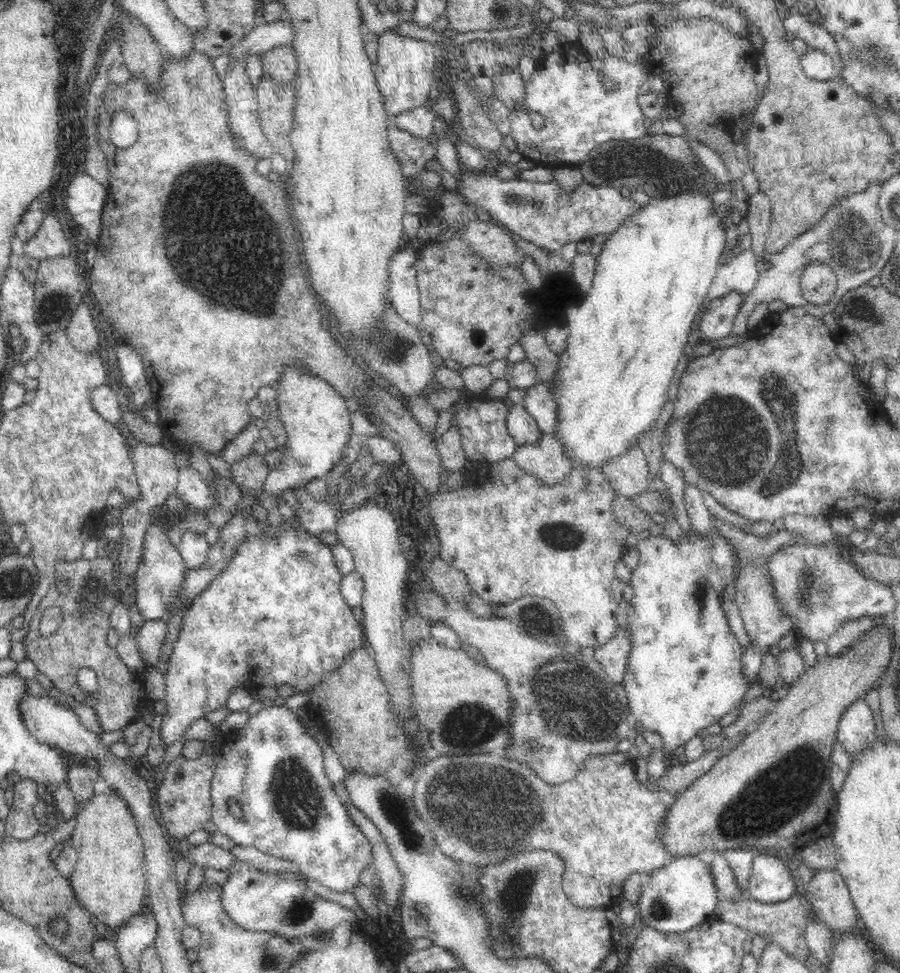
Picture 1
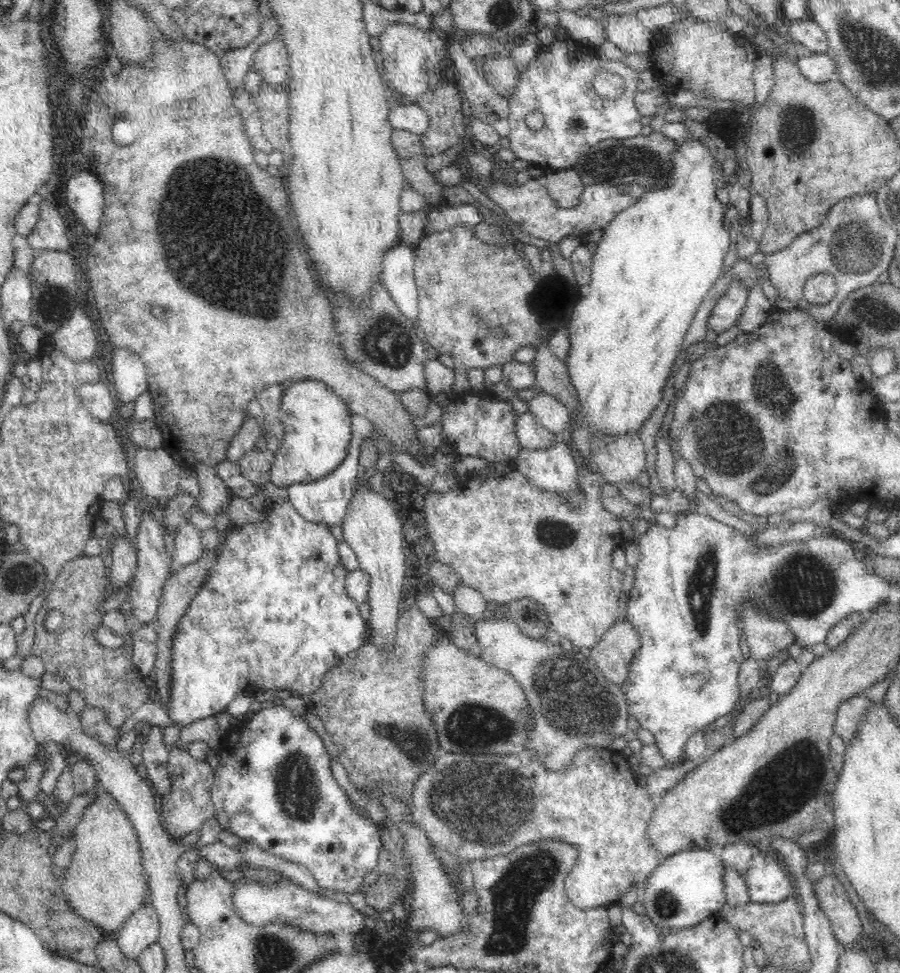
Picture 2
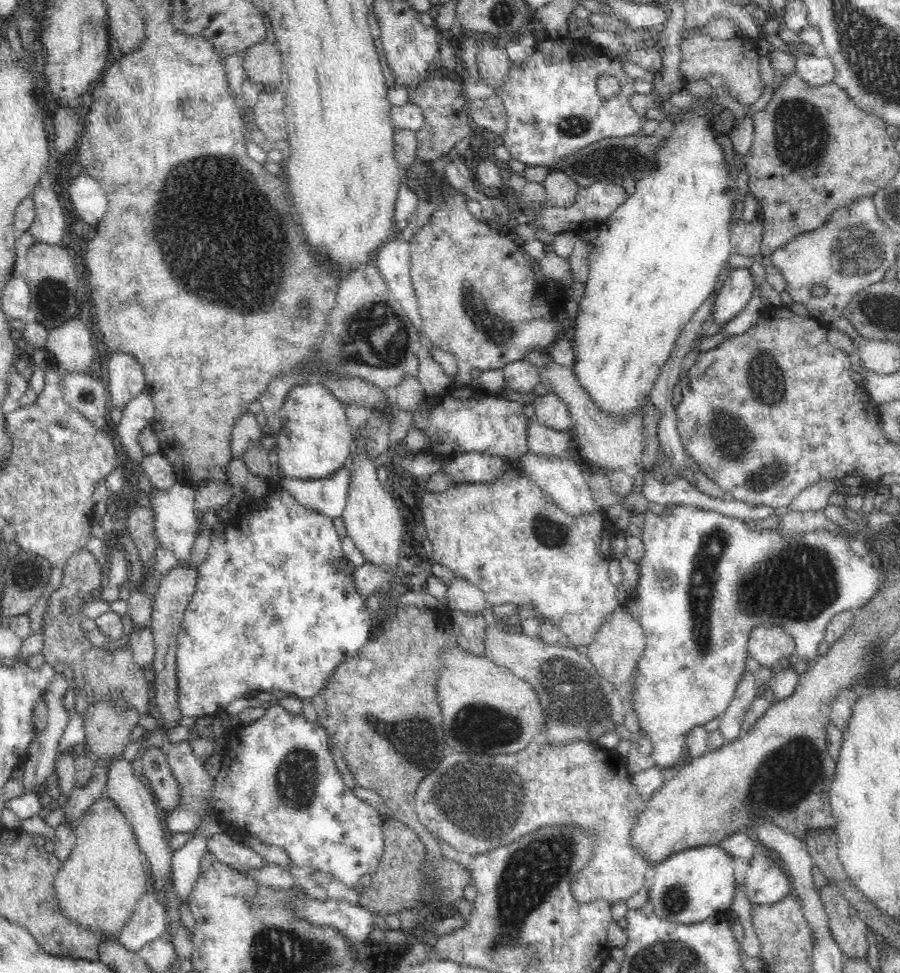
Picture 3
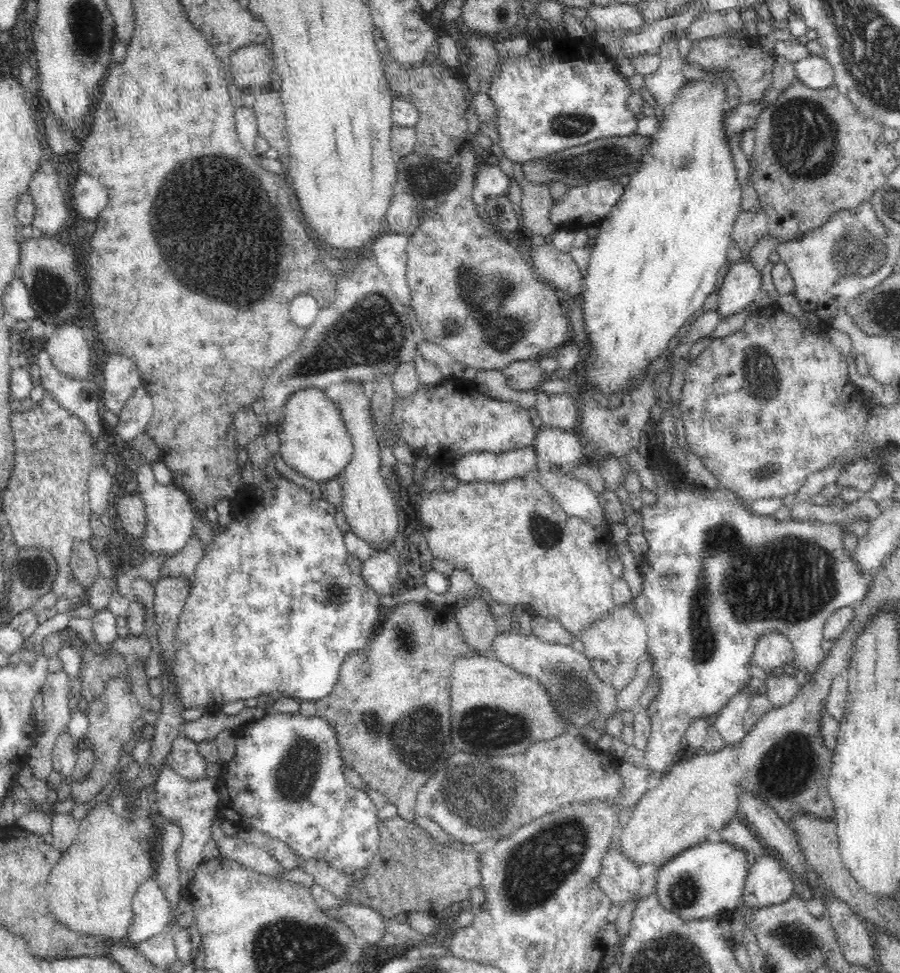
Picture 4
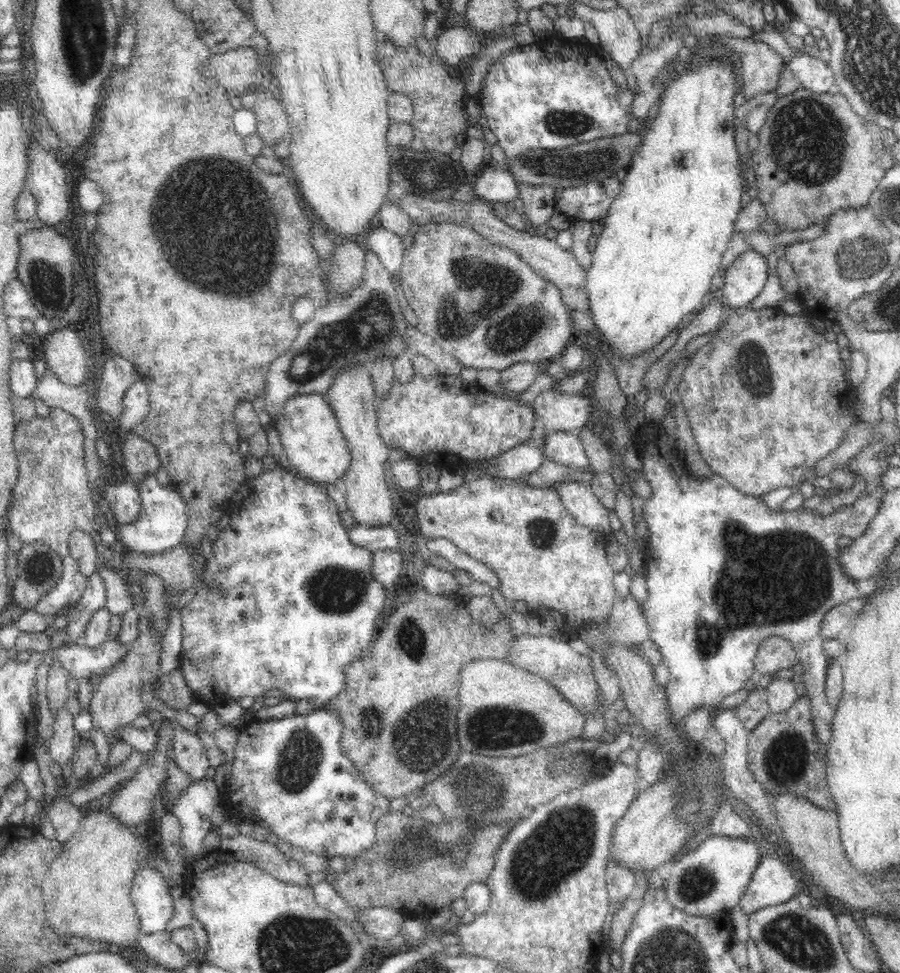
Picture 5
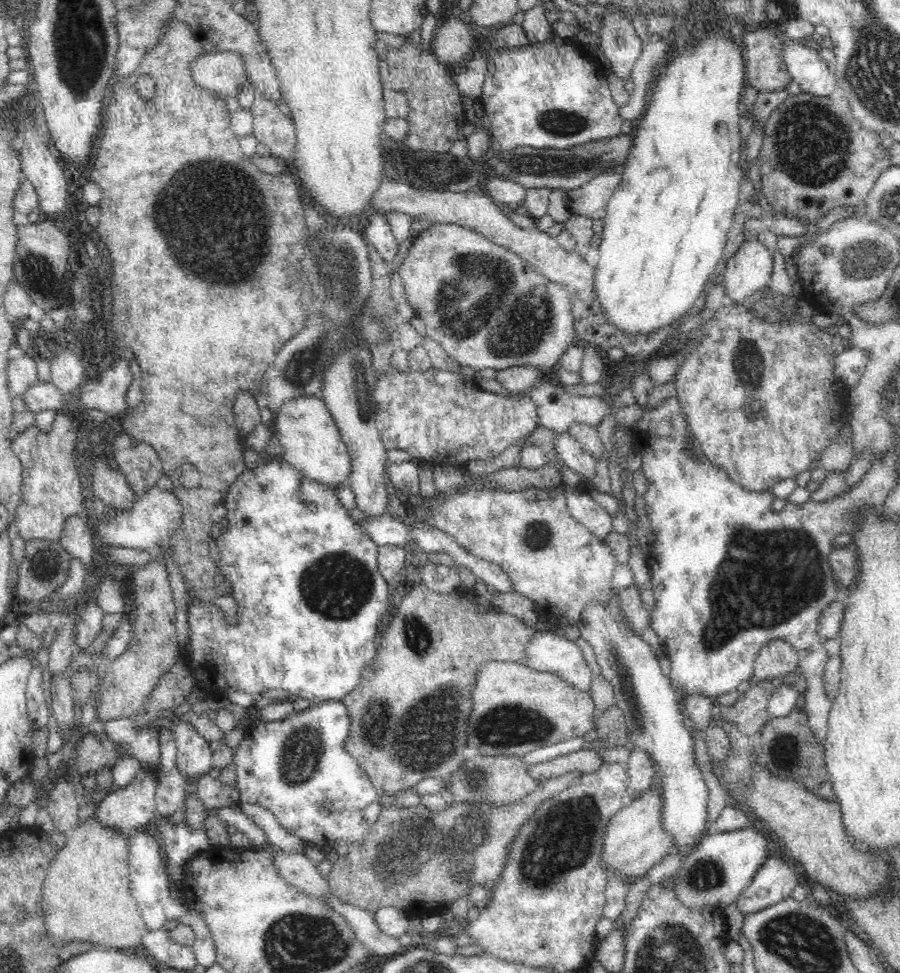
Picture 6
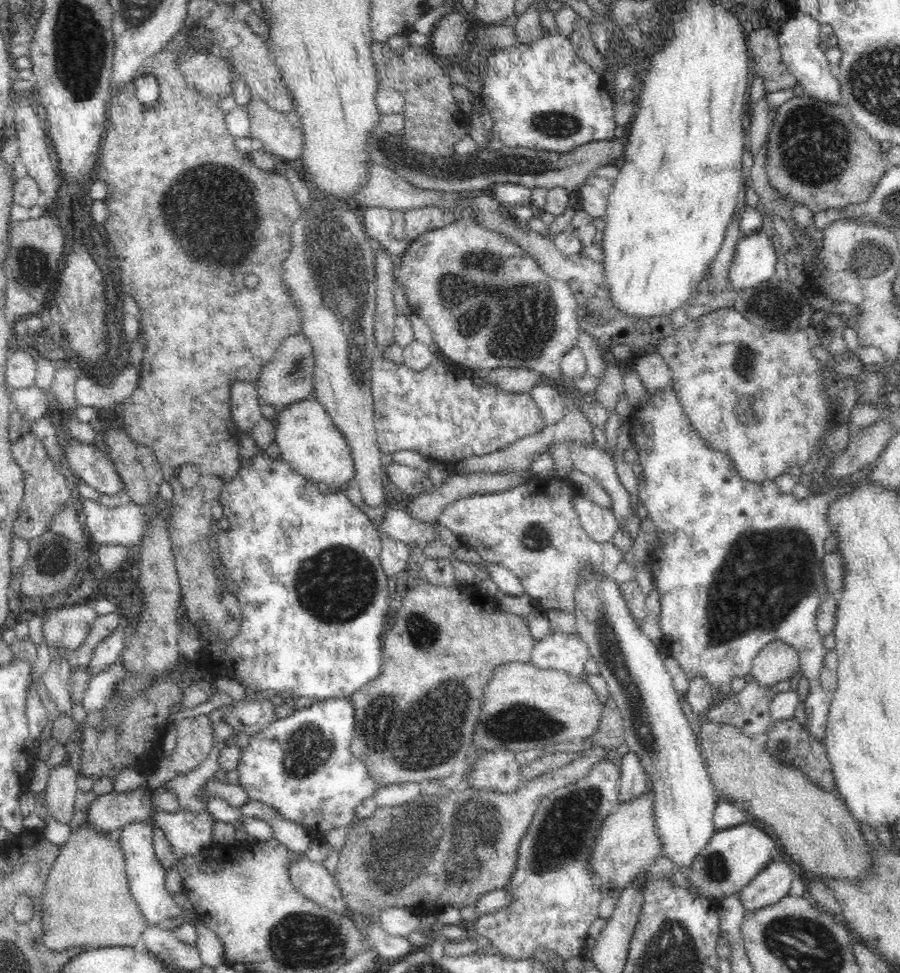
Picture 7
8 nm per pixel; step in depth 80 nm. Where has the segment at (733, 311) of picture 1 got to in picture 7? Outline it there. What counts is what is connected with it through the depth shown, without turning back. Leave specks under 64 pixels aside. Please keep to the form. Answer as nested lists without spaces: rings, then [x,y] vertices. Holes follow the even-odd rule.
[[[758,230],[750,236],[742,236],[737,242],[727,274],[728,287],[744,291],[763,285],[775,277],[777,254],[773,239]]]

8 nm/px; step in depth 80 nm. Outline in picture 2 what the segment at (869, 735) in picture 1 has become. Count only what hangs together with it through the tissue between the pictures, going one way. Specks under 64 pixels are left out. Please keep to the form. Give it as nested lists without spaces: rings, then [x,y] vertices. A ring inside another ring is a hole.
[[[864,694],[852,696],[842,702],[834,718],[833,732],[843,738],[846,744],[854,740],[854,734],[858,732],[858,722],[862,722],[864,714],[869,710],[869,700]]]

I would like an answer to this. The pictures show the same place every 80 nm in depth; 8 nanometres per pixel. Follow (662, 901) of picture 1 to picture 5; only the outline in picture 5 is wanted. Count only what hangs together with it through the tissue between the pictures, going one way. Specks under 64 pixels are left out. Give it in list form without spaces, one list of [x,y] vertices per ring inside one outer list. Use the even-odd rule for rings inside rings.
[[[726,836],[707,837],[694,850],[682,853],[679,859],[674,861],[674,866],[663,880],[665,897],[674,909],[682,913],[694,916],[719,916],[725,910],[731,910],[740,903],[746,886],[752,880],[752,876],[758,866],[758,847],[749,838],[728,838]]]

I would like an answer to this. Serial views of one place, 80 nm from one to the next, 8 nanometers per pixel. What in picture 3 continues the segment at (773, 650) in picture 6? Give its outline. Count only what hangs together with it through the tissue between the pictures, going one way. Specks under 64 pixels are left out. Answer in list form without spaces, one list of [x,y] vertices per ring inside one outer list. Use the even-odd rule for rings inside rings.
[[[758,624],[748,638],[748,654],[758,661],[759,665],[773,670],[781,658],[793,658],[795,641],[790,634],[774,624]]]

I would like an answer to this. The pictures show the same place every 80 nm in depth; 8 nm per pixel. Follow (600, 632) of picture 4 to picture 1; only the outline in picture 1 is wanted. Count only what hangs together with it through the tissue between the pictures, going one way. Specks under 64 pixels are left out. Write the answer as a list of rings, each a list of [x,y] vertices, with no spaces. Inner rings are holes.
[[[621,628],[605,646],[595,649],[595,661],[601,665],[612,684],[621,684],[623,681],[627,672],[630,652],[632,652],[630,631],[621,630]]]

